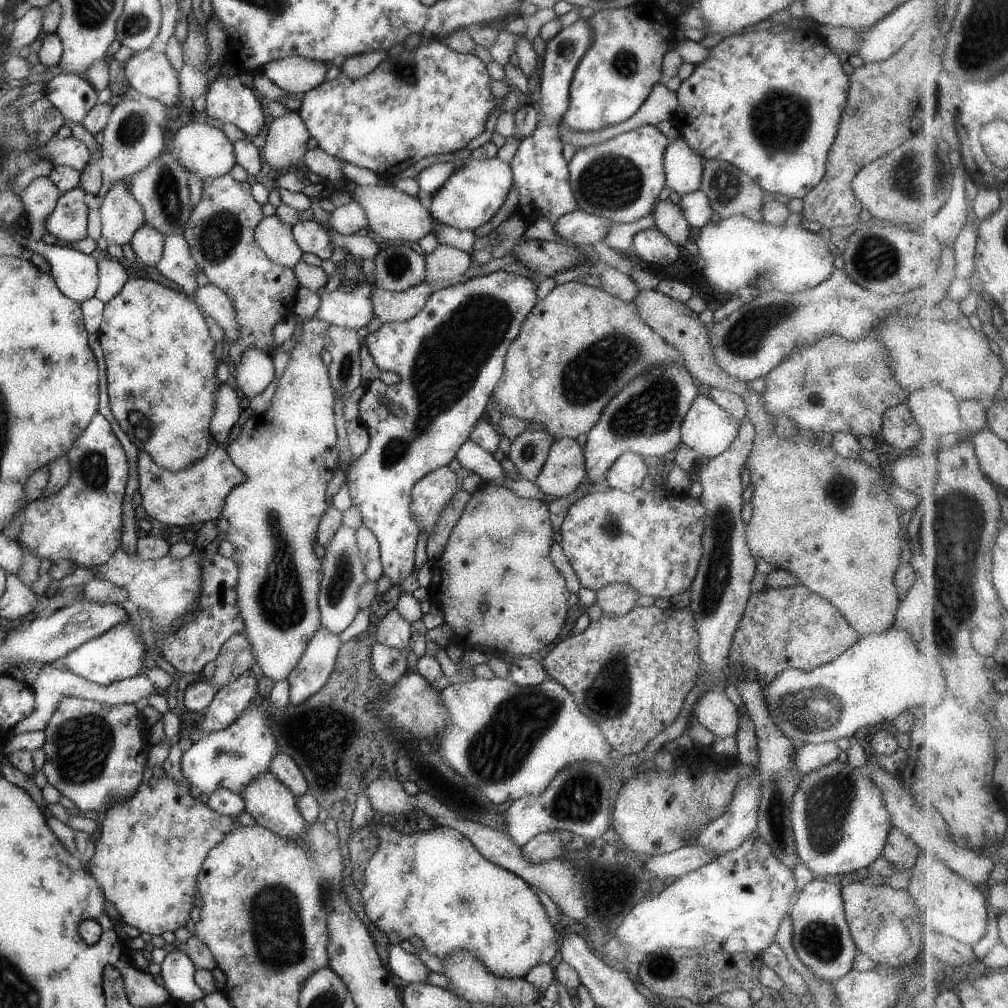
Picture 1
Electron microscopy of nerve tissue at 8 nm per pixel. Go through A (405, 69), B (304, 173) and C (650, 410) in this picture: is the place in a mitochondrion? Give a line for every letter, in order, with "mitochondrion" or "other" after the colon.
A: mitochondrion
B: other
C: mitochondrion

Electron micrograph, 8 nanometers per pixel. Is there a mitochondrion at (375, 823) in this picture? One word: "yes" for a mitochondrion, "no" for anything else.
no

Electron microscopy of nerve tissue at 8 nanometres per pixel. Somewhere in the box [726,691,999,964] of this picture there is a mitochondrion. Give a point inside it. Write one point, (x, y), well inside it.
(828, 803)

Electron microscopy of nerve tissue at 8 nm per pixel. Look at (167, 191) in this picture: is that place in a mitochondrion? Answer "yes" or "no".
yes

